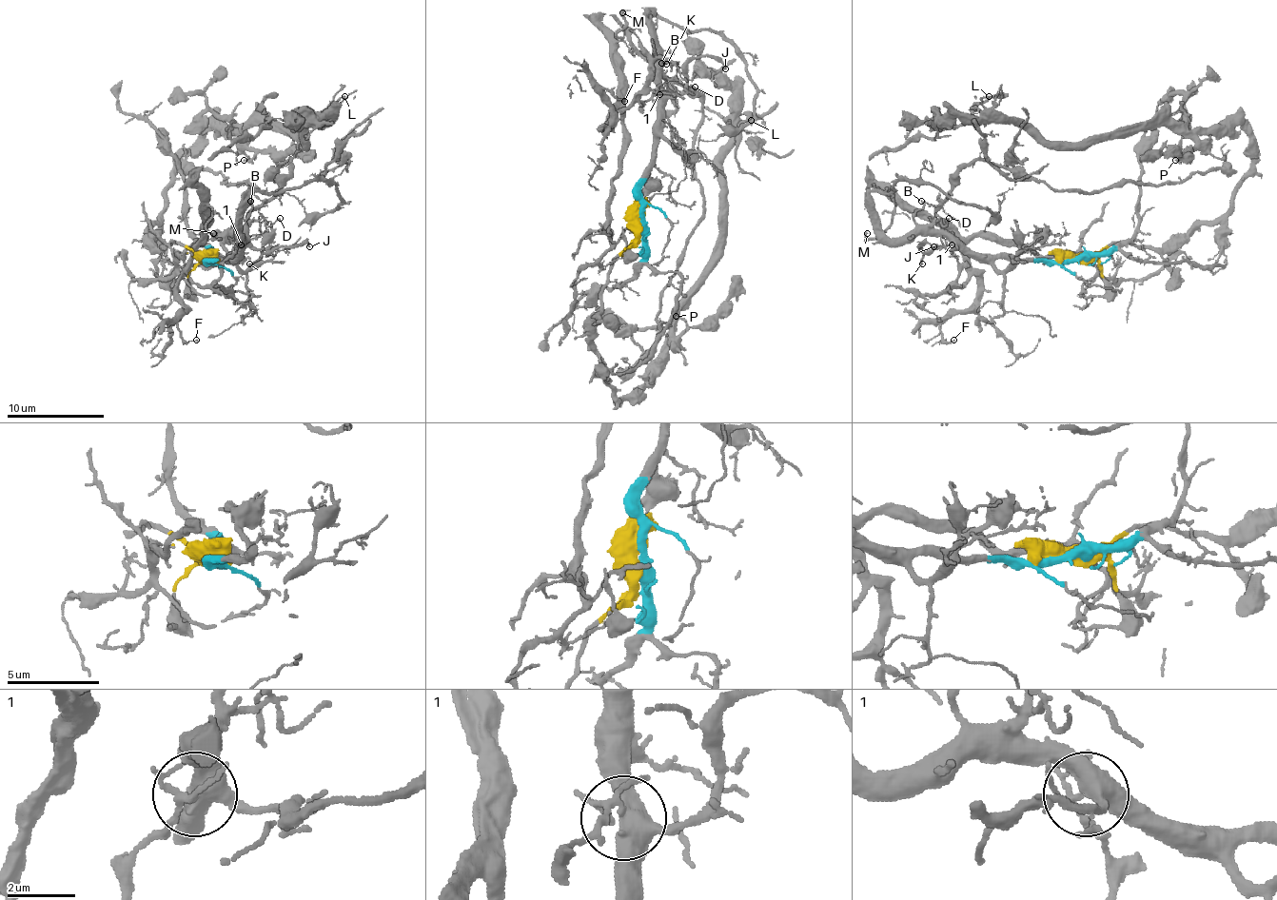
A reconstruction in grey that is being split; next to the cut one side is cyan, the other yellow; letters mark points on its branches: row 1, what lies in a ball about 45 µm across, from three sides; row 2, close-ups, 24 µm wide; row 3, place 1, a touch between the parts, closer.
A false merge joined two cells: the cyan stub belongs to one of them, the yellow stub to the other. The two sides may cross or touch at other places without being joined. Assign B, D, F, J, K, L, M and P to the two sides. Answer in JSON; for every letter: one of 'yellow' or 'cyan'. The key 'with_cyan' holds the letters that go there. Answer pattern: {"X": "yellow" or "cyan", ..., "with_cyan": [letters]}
{"B": "cyan", "D": "cyan", "F": "yellow", "J": "cyan", "K": "cyan", "L": "yellow", "M": "yellow", "P": "yellow", "with_cyan": ["B", "D", "J", "K"]}

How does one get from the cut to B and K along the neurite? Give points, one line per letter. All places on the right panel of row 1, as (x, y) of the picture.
B: (1076, 260), (966, 254), (934, 227), (935, 208), (920, 201)
K: (1076, 260), (980, 257), (966, 254), (959, 247), (955, 249), (934, 247), (921, 260), (923, 264)

